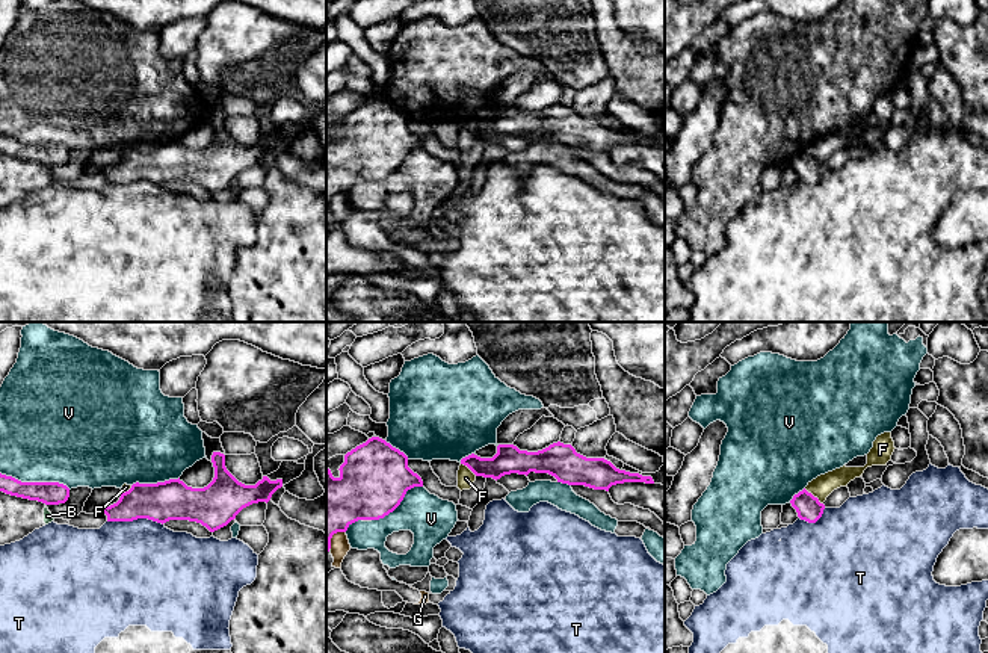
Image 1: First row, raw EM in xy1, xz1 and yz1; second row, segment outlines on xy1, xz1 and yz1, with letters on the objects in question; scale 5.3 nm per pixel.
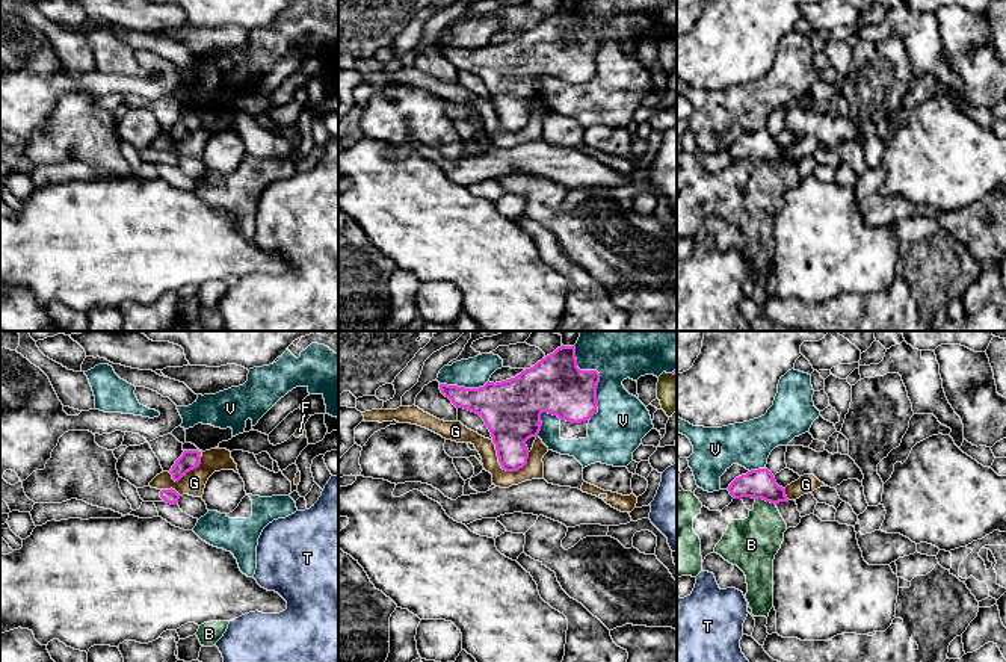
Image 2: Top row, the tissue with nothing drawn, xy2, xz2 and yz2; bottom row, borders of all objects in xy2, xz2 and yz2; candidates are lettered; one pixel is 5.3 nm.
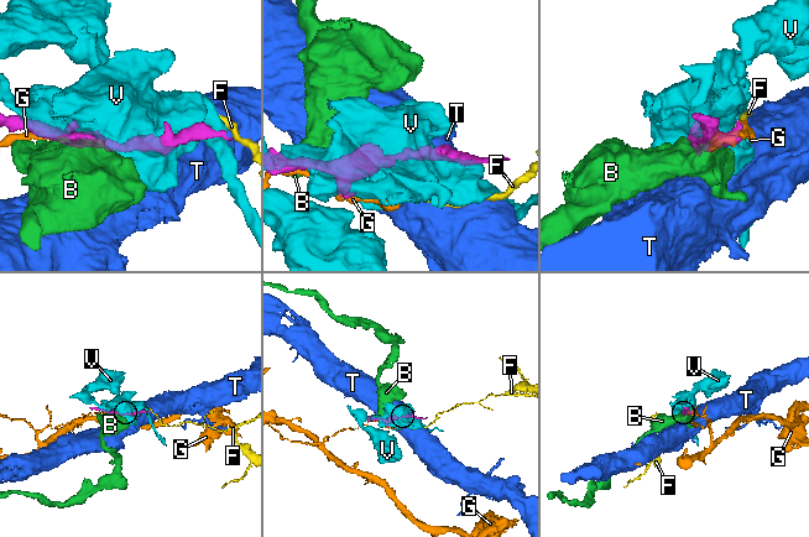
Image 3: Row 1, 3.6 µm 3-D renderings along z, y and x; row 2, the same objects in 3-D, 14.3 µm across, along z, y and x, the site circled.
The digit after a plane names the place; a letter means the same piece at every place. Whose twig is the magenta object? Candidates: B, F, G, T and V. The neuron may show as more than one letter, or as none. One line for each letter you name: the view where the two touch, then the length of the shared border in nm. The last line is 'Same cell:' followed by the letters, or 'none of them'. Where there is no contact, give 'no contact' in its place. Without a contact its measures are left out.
Same cell: none of them

